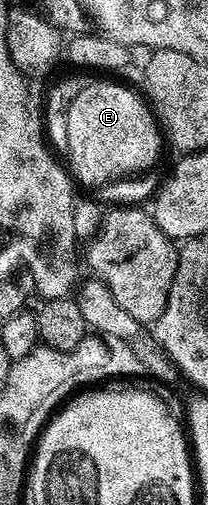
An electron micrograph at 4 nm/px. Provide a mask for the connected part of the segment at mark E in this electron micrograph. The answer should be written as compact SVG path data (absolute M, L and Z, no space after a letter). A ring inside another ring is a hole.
M93 81L69 107L66 163L77 184L99 189L104 184L138 176L155 168L162 131L149 104L120 83Z

